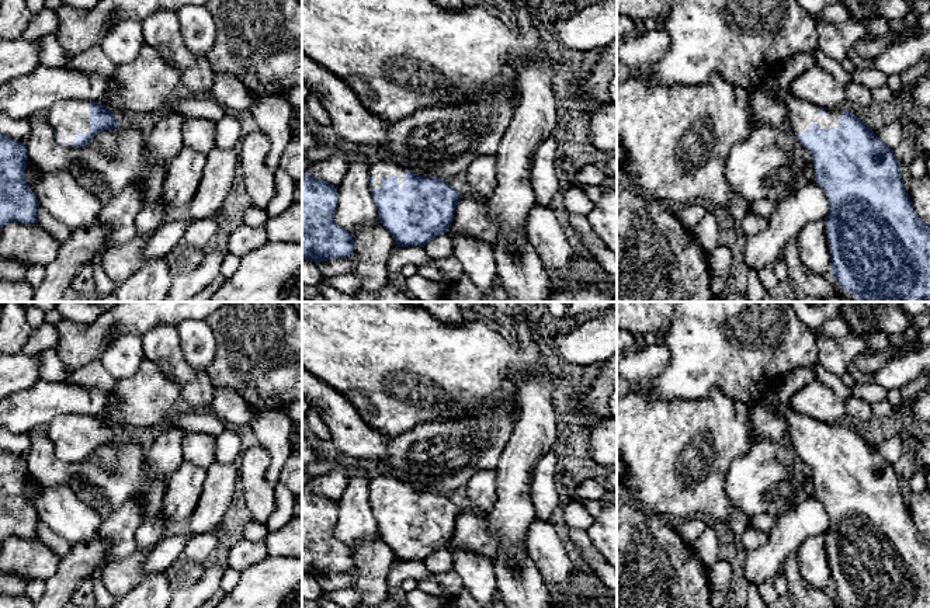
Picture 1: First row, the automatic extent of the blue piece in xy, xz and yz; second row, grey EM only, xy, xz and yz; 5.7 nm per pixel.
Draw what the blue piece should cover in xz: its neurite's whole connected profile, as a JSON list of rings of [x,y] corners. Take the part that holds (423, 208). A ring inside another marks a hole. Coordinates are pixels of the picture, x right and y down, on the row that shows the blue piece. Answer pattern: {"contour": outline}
{"contour": [[[386,159],[369,161],[368,180],[379,223],[392,234],[396,247],[424,247],[430,240],[447,233],[462,197],[447,181],[417,176]]]}

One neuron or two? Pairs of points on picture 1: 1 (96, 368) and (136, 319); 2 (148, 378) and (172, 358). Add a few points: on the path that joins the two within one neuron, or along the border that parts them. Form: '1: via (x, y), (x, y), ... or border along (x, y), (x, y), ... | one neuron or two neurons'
1: border along (100, 358), (93, 358), (72, 371) | two neurons
2: border along (145, 357), (177, 385), (179, 395) | two neurons

